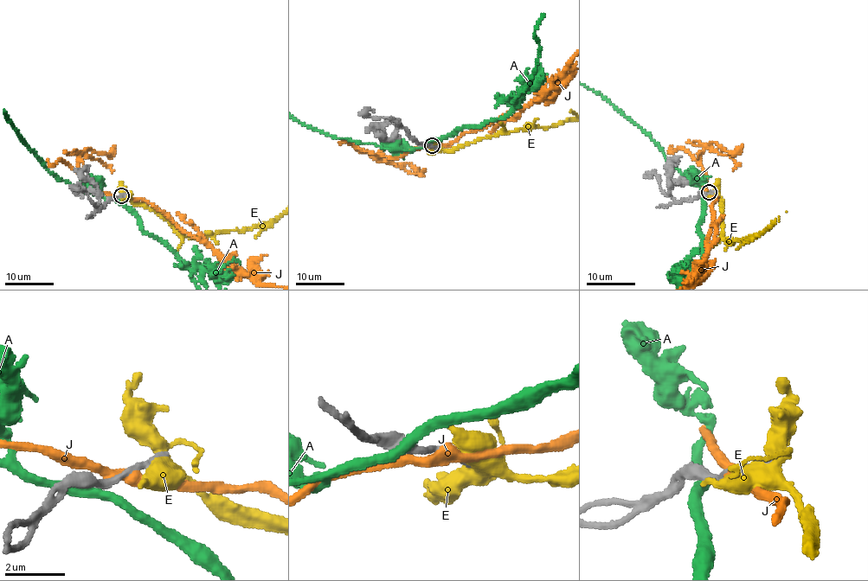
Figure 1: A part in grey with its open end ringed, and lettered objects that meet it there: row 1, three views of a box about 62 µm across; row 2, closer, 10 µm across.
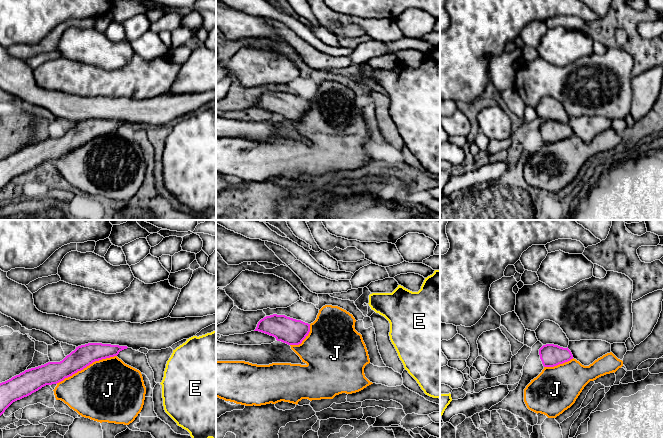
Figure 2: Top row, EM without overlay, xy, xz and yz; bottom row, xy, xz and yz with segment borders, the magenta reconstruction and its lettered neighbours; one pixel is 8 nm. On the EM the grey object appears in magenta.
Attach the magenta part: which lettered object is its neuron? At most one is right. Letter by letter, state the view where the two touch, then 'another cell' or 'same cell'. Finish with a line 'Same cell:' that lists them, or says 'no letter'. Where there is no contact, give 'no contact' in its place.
A: no contact; another cell
E: no contact; another cell
J: meets magenta in xy; another cell
Same cell: no letter

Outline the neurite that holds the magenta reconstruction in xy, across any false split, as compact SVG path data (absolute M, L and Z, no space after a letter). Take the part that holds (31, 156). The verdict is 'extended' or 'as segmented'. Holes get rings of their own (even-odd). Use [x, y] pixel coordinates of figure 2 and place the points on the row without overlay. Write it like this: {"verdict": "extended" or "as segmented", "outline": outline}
{"verdict": "extended", "outline": "M0 45L0 88L19 98L28 106L36 105L49 110L56 117L76 123L60 138L48 138L44 141L25 146L0 159L0 192L15 177L31 171L46 161L57 160L65 154L83 146L95 137L117 132L120 127L132 124L139 126L161 126L173 120L189 115L202 105L216 99L216 90L203 93L171 94L167 93L146 99L131 99L126 97L80 97L56 90L39 87L34 81L33 70L25 61L19 60L7 53L7 48Z"}

